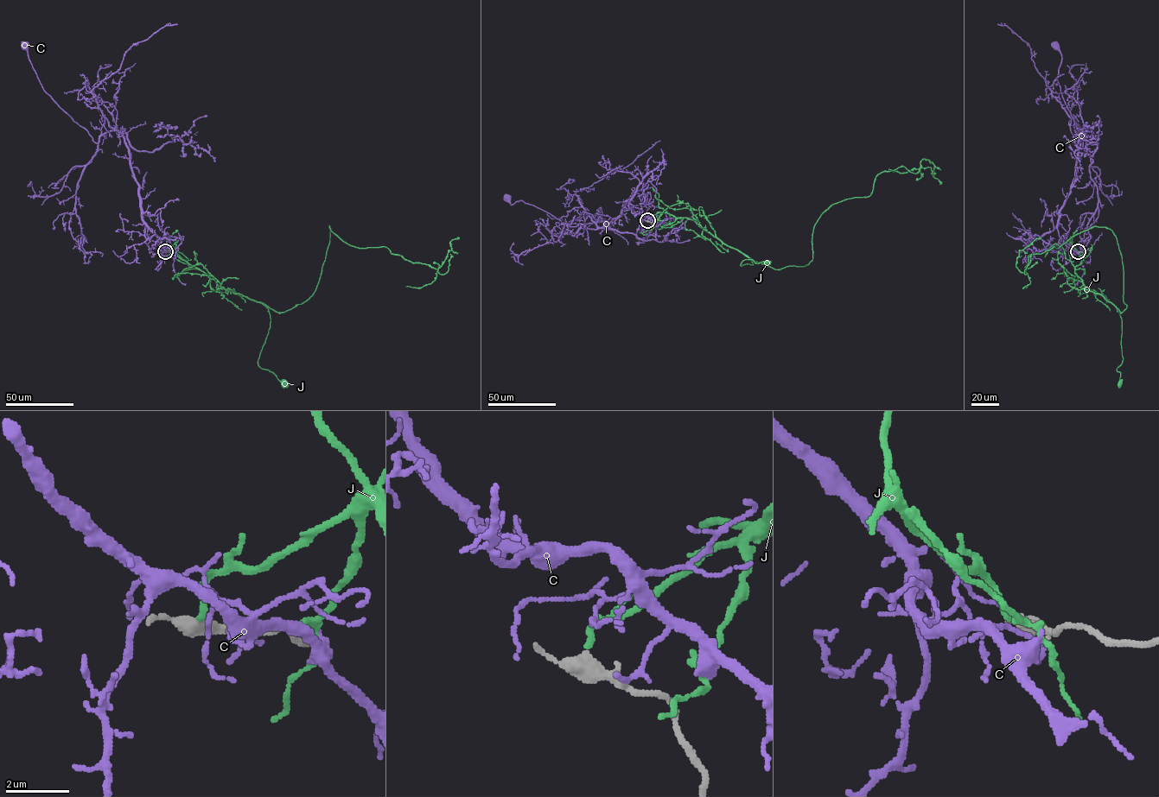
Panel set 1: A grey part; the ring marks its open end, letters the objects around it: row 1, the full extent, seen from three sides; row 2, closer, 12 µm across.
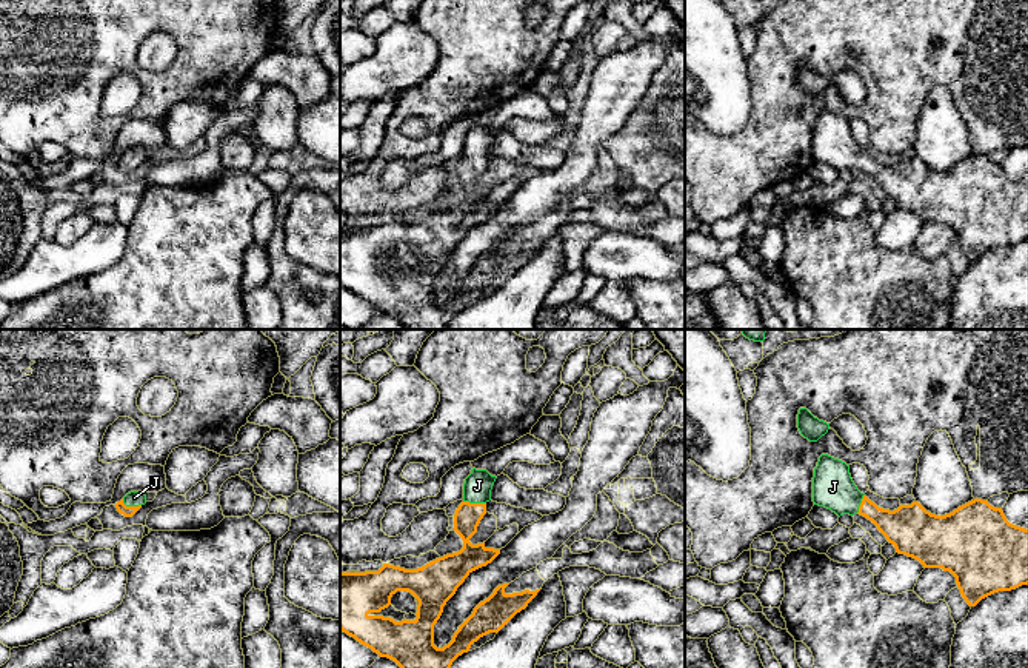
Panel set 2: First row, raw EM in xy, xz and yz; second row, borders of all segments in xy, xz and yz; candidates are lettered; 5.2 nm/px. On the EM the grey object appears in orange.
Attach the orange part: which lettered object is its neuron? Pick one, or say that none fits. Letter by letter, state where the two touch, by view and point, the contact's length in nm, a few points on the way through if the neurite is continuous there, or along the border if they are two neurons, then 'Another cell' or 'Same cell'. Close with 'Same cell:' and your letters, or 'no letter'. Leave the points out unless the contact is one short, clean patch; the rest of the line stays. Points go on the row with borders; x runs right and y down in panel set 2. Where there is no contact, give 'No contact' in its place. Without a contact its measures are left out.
C: No contact. Another cell
J: Touches orange at xz (474, 504). Shared border 120 nm. Path across: xz (468, 516), (474, 504), (477, 485). Same cell
Same cell: J

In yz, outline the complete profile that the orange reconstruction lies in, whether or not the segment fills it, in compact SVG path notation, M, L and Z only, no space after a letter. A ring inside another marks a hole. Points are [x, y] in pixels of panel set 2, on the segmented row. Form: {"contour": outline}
{"contour": "M822 454L814 468L813 502L839 517L866 517L894 545L896 553L919 560L923 568L950 571L970 606L994 593L1028 585L1028 529L1010 523L1002 508L991 506L988 500L974 499L945 516L931 514L919 502L900 505L894 511L883 509L857 489L849 465Z"}

